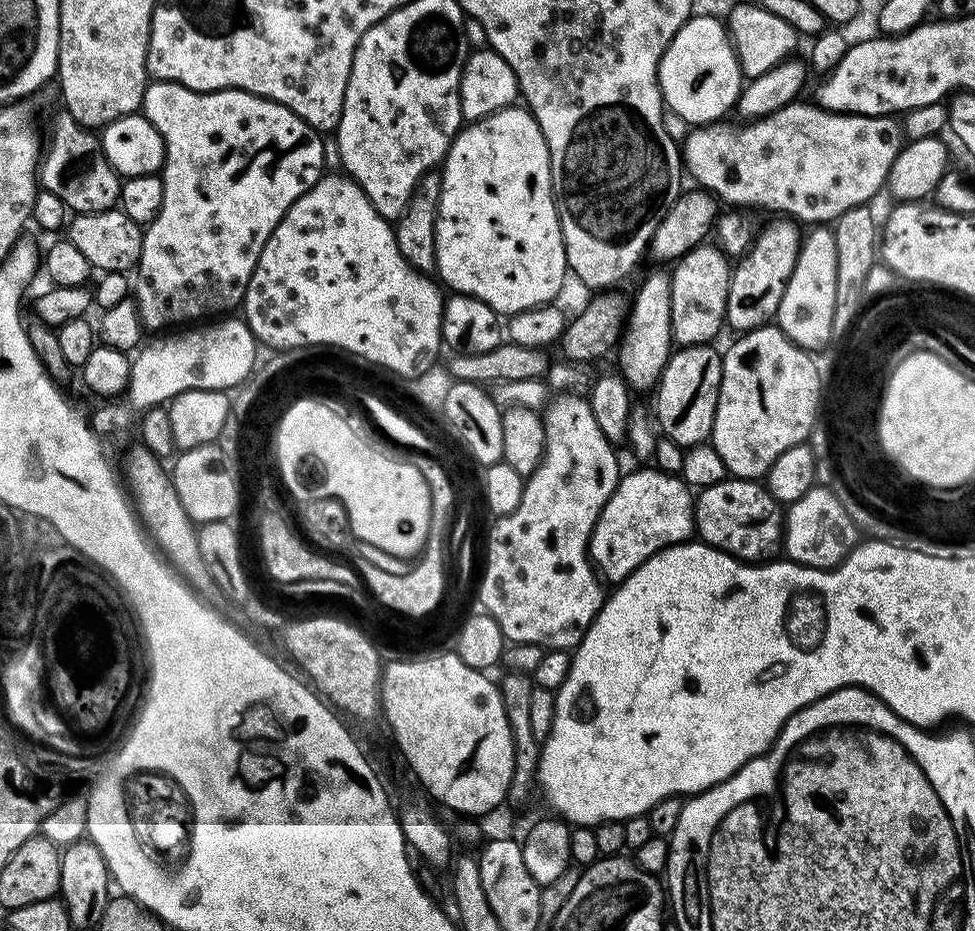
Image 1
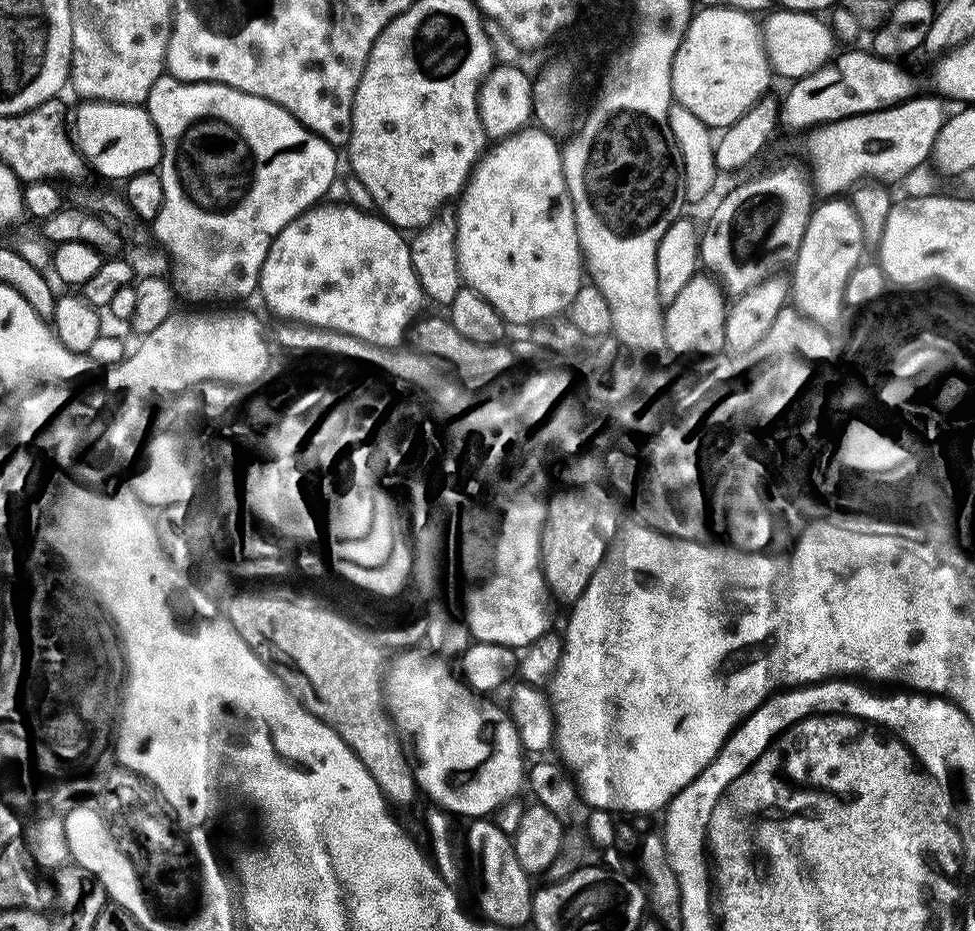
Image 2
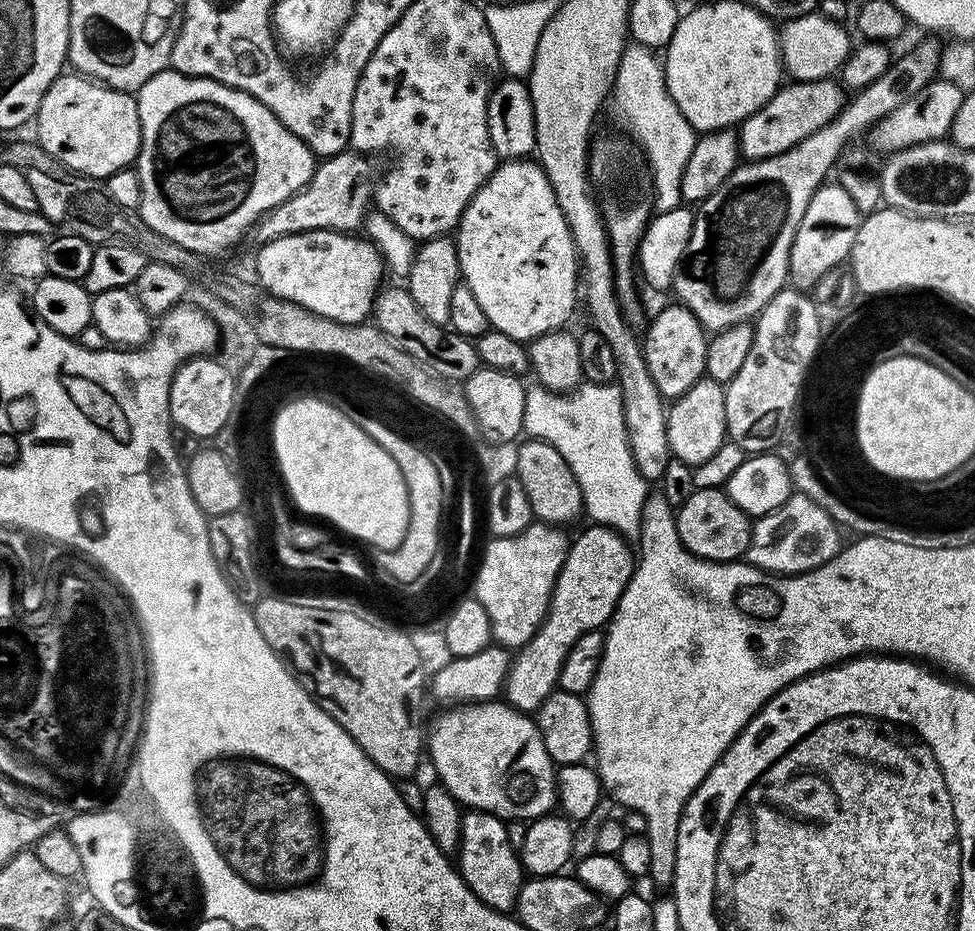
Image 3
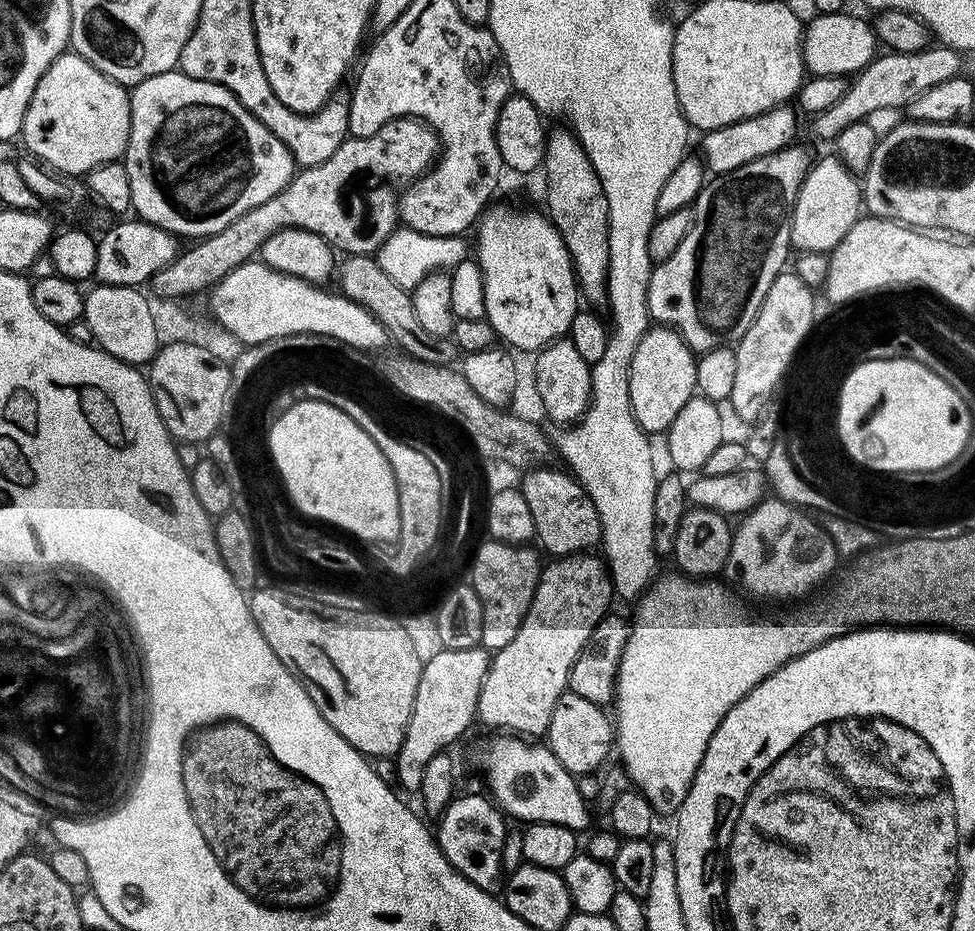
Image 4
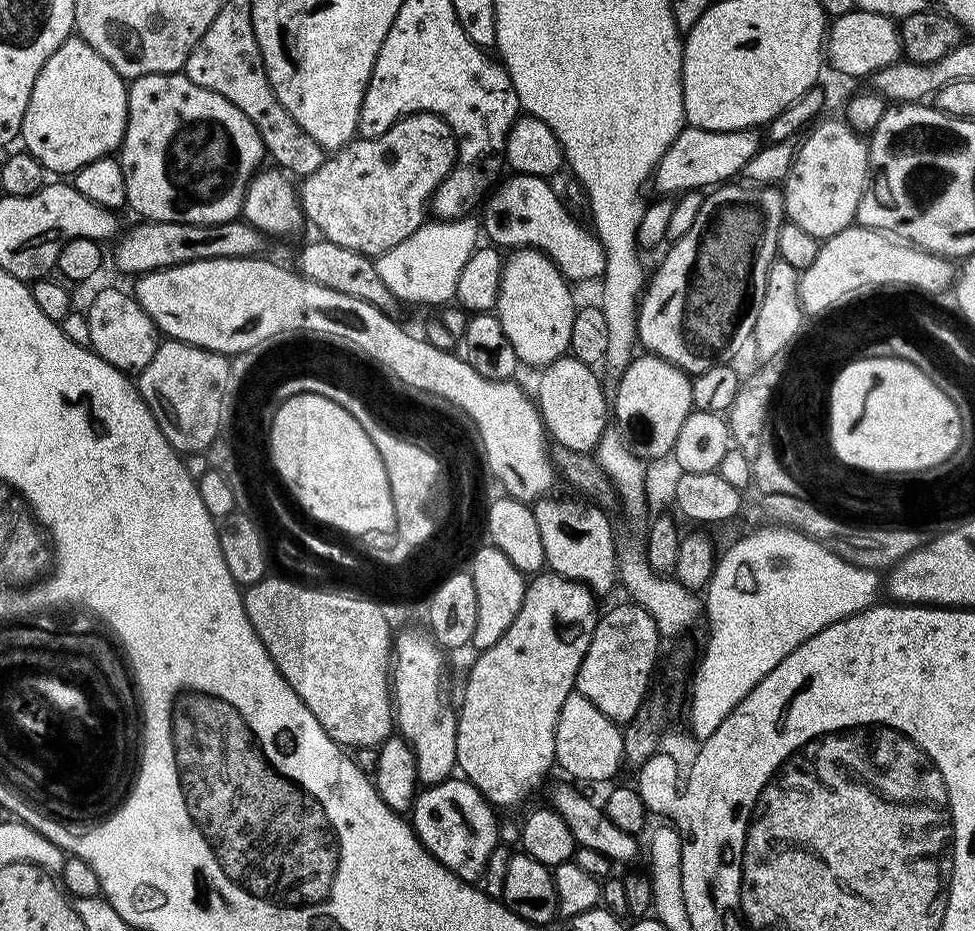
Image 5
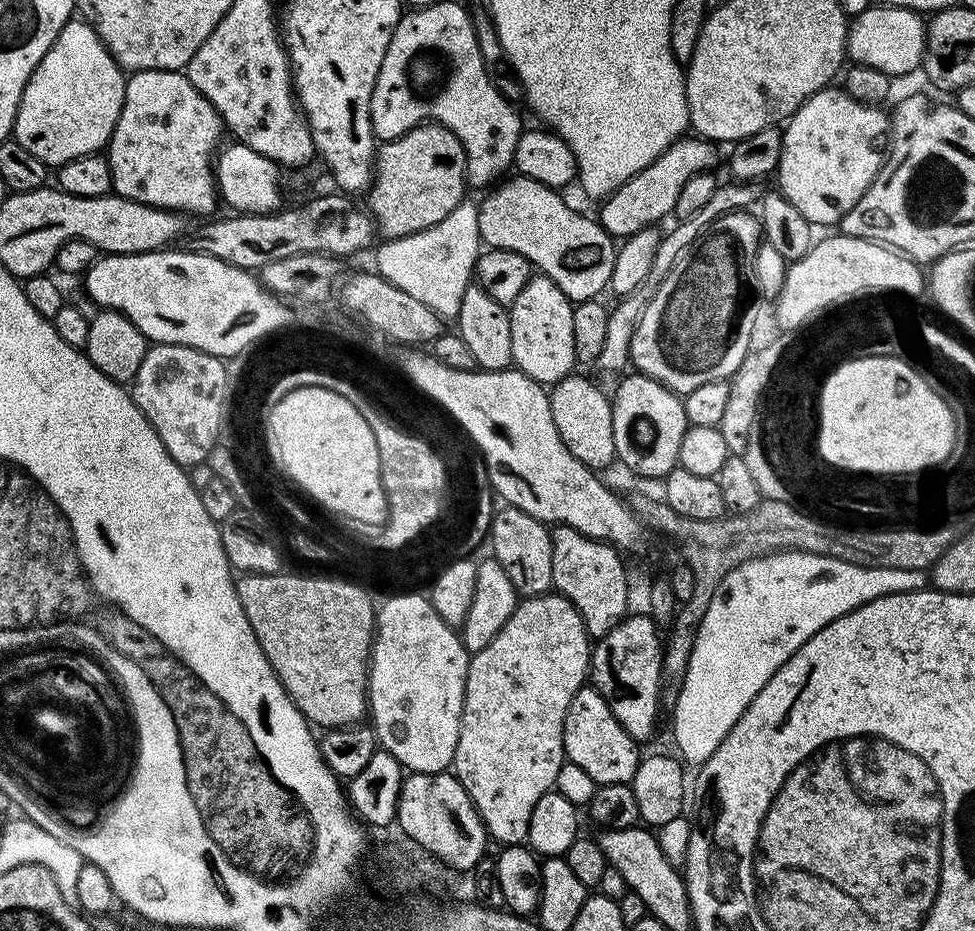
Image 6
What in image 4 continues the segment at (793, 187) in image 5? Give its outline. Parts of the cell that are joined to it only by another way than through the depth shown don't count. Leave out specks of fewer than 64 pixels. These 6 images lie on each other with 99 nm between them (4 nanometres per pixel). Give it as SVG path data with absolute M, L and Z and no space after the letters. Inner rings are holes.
M835 155L812 164L793 208L791 247L803 252L831 253L846 238L846 230L862 215L862 184Z

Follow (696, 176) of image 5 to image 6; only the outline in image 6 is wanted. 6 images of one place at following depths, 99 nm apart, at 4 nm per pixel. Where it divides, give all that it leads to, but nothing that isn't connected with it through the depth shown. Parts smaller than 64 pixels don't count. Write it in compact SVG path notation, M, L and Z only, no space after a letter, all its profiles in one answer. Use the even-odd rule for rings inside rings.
M681 138L665 150L650 166L643 168L634 178L599 205L598 221L613 238L623 238L638 234L638 230L659 225L664 216L675 213L678 194L690 178L699 172L712 172L716 164L717 145L711 140Z

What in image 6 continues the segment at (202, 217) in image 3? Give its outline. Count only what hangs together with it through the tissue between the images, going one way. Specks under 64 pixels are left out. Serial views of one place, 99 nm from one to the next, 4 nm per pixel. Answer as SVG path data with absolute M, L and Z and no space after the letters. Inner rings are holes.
M146 70L131 73L124 86L124 109L106 145L113 191L163 210L184 214L214 211L216 200L218 204L214 157L222 144L220 135L225 135L225 132L226 128L214 106L191 84L183 71Z

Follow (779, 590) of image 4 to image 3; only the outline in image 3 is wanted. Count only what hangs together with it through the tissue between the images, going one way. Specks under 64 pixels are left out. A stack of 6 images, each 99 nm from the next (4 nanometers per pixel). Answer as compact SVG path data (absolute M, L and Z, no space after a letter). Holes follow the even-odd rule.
M794 494L778 510L759 517L752 525L752 537L750 546L746 553L747 563L753 564L755 568L761 568L763 572L775 572L782 576L795 576L798 572L808 572L812 568L822 566L830 562L842 547L840 541L841 529L822 506L803 494Z

